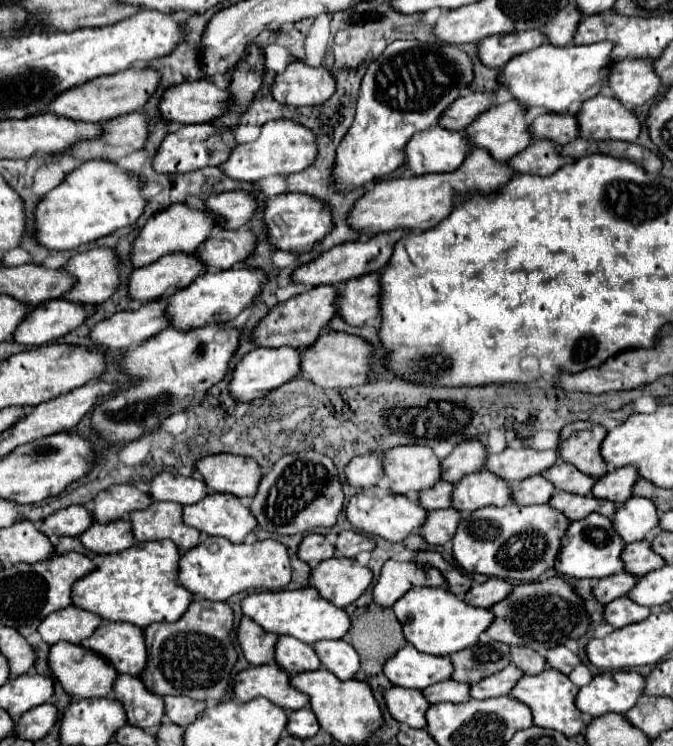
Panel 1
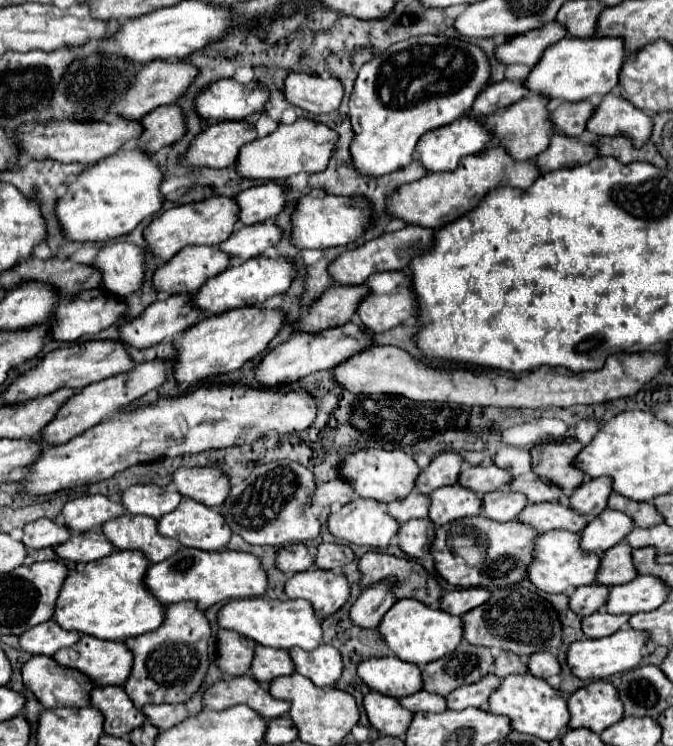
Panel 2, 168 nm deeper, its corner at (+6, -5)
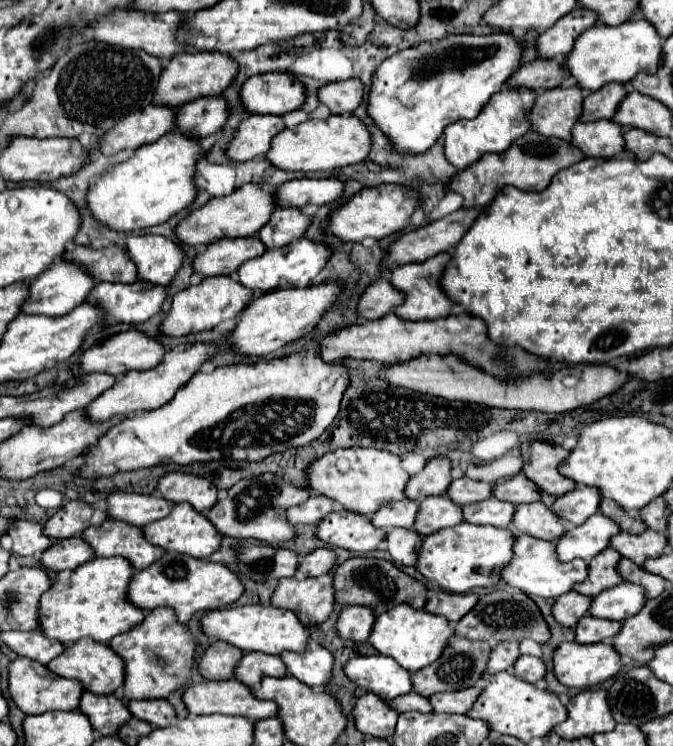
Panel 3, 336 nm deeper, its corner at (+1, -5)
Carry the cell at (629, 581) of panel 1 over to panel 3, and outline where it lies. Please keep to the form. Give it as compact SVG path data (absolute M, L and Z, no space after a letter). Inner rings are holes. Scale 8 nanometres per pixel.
M569 591L561 597L555 599L553 607L551 607L551 615L555 617L555 621L563 627L575 627L577 621L587 613L591 597L579 595L575 591Z

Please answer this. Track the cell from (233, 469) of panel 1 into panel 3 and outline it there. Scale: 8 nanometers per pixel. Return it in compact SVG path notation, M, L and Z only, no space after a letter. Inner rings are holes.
M167 473L159 479L157 491L169 503L189 503L195 511L203 513L217 501L217 489L211 481L187 473Z

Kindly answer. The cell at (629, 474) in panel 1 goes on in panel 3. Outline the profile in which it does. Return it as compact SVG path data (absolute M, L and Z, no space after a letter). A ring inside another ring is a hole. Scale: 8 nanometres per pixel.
M575 487L573 491L565 493L553 503L555 515L569 523L569 525L579 525L599 509L599 491L595 487Z

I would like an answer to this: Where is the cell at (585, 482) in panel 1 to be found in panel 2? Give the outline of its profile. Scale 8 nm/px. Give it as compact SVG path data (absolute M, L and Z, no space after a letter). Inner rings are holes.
M534 471L524 473L520 477L514 477L510 483L510 489L514 491L522 491L528 495L530 503L542 503L542 501L558 501L564 495L564 489L554 485L552 481L548 483L548 479L542 479L540 475L536 475Z

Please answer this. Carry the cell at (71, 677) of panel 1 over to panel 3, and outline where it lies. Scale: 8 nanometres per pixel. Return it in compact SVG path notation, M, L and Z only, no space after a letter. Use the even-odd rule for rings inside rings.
M19 657L9 665L9 695L25 715L43 715L45 711L73 711L81 693L83 687L79 687L79 683L51 675L45 665L35 663L33 659Z

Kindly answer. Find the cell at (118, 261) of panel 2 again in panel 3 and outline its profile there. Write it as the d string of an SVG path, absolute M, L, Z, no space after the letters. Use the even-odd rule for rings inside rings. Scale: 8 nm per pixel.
M139 235L127 237L127 253L135 261L139 281L167 285L181 269L185 251L179 243L163 235Z

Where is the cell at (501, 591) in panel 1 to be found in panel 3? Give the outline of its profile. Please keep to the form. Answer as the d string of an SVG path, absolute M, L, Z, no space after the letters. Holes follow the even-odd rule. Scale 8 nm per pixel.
M435 591L429 595L425 609L433 615L443 615L447 621L459 621L463 615L467 615L473 605L477 603L477 595L451 595L447 591Z

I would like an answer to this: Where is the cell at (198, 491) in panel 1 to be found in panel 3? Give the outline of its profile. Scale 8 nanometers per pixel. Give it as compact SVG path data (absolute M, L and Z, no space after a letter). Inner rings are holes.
M115 491L107 497L107 515L115 521L123 521L135 527L145 527L157 519L169 515L171 503L161 495L137 495Z

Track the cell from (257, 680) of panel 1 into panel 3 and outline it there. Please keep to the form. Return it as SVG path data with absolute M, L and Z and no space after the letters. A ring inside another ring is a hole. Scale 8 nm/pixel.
M237 679L227 681L203 681L191 685L181 695L185 709L191 715L241 715L253 721L277 717L275 703L259 701L251 695L249 687L243 687Z

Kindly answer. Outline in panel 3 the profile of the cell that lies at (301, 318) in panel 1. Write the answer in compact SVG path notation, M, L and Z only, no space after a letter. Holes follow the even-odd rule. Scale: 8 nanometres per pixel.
M387 279L371 283L359 299L359 317L363 319L381 319L403 303L403 293L397 291ZM391 297L391 307L389 307Z

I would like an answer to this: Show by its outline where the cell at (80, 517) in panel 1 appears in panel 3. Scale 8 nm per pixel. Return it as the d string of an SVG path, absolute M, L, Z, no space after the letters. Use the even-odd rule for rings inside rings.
M15 521L7 533L13 539L15 555L37 555L37 553L43 553L51 545L51 539L43 535L41 523Z

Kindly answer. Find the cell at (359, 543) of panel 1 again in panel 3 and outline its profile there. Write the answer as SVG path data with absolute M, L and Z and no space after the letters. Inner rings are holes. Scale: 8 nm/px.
M315 549L305 555L299 563L299 571L307 577L319 577L329 573L335 567L335 553L331 549Z

